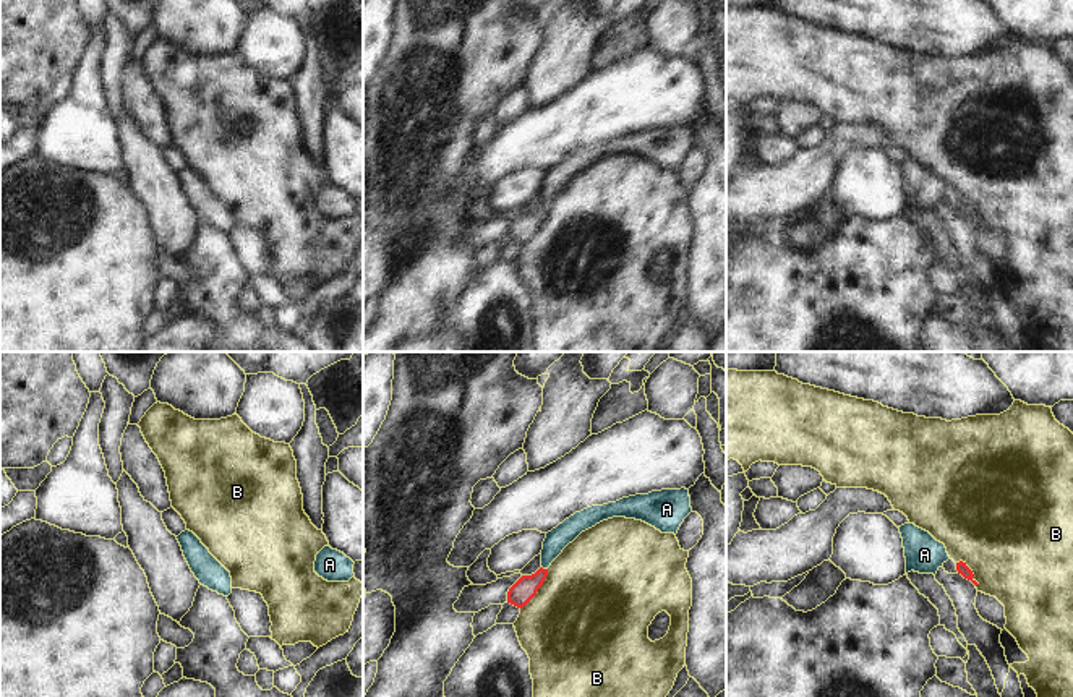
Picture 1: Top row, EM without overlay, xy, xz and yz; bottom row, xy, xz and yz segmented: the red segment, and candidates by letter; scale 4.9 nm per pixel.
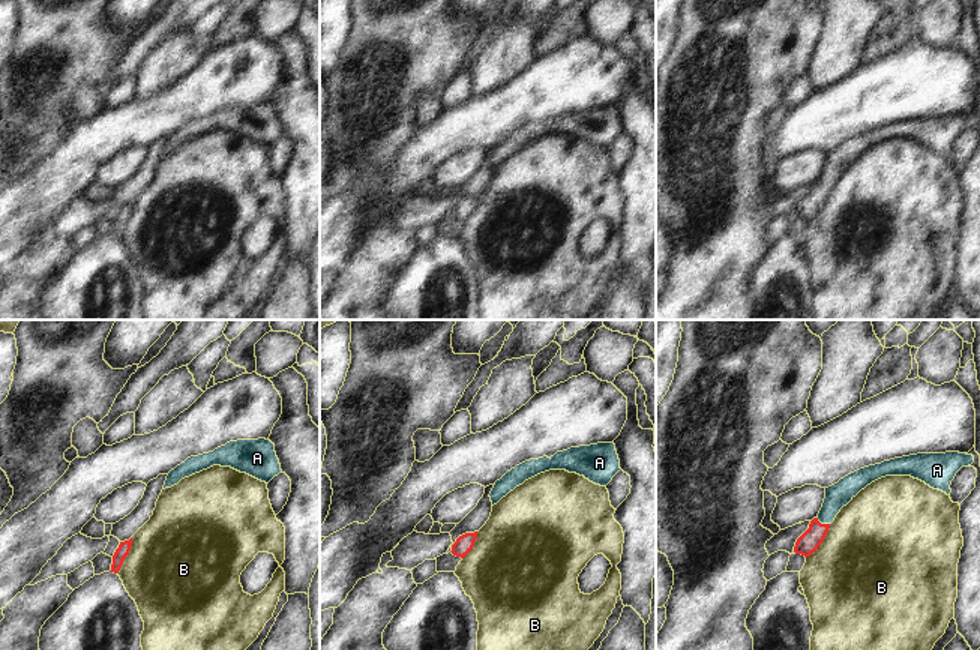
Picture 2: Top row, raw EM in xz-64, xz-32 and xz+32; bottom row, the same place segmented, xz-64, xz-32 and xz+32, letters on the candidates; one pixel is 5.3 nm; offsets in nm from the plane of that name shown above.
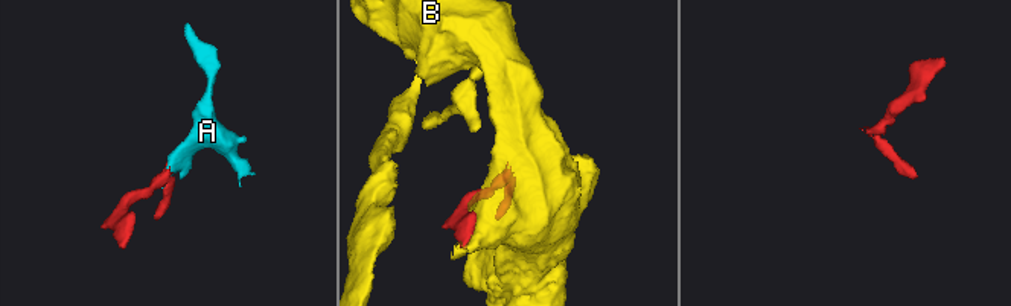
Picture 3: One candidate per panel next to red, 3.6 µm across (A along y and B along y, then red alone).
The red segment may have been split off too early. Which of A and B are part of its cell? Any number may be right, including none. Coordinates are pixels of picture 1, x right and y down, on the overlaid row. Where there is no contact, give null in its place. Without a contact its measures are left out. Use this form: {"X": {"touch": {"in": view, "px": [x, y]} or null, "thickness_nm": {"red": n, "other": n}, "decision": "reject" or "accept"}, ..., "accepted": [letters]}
{"A": {"touch": {"in": "xz", "px": [545, 569]}, "thickness_nm": {"red": 110, "other": 110}, "decision": "accept"}, "B": {"touch": {"in": "xz", "px": [537, 590]}, "thickness_nm": {"red": 110, "other": 500}, "decision": "reject"}, "accepted": ["A"]}

